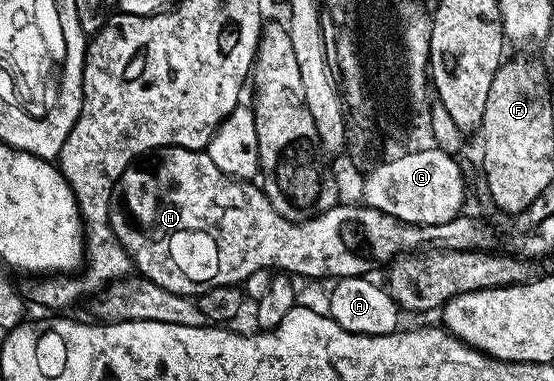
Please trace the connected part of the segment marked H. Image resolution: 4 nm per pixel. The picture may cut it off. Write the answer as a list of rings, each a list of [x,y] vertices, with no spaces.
[[[163,147],[153,157],[147,158],[143,167],[139,165],[131,165],[127,171],[118,179],[118,183],[114,187],[114,196],[110,202],[110,228],[115,237],[120,241],[120,245],[124,247],[130,258],[133,270],[141,278],[152,281],[156,285],[160,285],[164,289],[168,289],[177,295],[185,295],[187,297],[197,297],[203,291],[208,291],[216,286],[232,286],[242,285],[248,277],[252,277],[252,273],[257,271],[265,271],[273,268],[275,263],[277,270],[282,273],[289,273],[291,276],[298,277],[303,275],[306,279],[330,279],[329,281],[337,281],[340,279],[356,279],[366,277],[371,274],[374,263],[383,263],[389,265],[395,259],[403,255],[412,255],[415,253],[425,253],[427,251],[488,251],[493,252],[494,247],[498,243],[498,231],[490,223],[485,223],[482,219],[477,219],[474,215],[463,213],[457,215],[452,221],[444,221],[436,225],[420,225],[418,223],[402,223],[396,217],[392,217],[388,213],[380,213],[380,209],[372,209],[365,205],[359,205],[357,202],[346,203],[339,202],[337,207],[328,208],[326,212],[320,212],[319,215],[313,216],[302,222],[294,222],[286,220],[273,208],[272,201],[268,201],[266,192],[261,186],[254,181],[243,181],[241,179],[232,179],[220,169],[216,169],[212,157],[206,155],[205,150],[194,151],[191,147]]]

